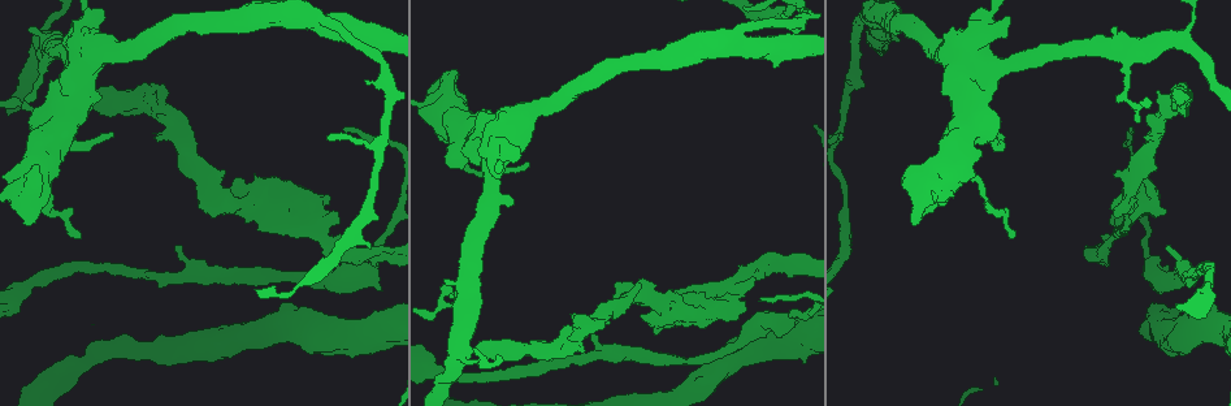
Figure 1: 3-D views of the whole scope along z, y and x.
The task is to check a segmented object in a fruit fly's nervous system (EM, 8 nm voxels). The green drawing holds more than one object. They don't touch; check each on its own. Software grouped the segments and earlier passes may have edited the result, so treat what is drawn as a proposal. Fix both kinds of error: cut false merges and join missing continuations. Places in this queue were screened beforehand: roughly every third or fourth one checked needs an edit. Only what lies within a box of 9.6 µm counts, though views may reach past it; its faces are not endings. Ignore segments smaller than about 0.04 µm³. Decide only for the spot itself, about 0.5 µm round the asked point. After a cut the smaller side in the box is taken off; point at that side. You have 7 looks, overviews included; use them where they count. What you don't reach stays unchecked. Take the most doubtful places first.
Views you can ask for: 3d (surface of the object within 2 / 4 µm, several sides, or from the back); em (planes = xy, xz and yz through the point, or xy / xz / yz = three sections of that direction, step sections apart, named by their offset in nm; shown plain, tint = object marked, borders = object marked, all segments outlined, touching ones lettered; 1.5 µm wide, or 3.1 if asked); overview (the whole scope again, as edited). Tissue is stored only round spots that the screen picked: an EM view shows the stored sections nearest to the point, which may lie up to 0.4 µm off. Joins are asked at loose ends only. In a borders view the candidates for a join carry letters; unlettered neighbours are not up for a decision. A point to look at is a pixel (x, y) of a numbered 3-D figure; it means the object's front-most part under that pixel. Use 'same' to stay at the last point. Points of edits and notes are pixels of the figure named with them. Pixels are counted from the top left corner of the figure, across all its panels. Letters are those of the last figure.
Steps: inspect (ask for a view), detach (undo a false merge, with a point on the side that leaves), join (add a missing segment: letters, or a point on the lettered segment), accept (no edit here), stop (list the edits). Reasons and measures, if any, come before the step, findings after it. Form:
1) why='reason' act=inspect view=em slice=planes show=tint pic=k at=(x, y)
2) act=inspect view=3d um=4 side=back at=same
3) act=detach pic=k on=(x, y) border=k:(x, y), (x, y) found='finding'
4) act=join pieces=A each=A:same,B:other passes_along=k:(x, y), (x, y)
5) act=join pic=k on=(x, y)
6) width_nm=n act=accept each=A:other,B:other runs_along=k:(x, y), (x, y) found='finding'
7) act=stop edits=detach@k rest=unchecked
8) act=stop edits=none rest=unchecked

why='branch stops here' act=inspect view=3d um=4 pic=1 at=(1180, 105)

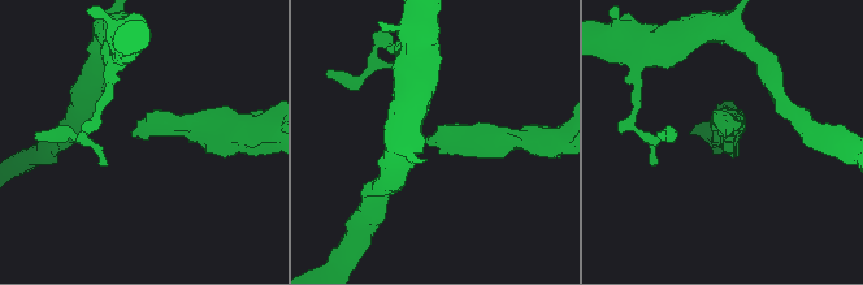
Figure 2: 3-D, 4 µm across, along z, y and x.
act=inspect view=em slice=planes show=plain pic=2 at=(728, 135)

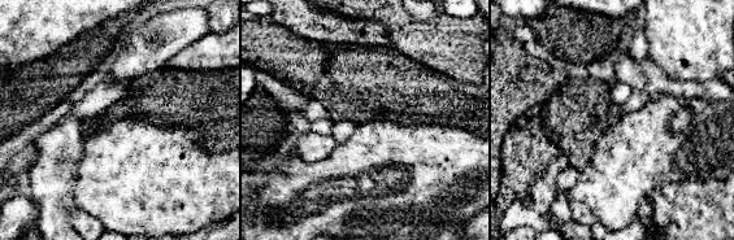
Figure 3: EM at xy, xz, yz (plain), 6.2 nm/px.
why='see the neighbours' act=inspect view=em slice=planes show=borders at=same

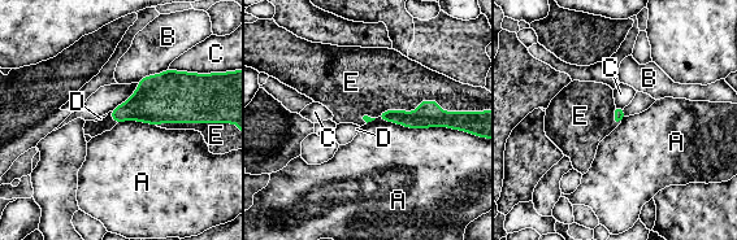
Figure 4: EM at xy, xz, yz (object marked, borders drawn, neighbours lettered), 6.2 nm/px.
act=join pieces=E each=A:other,B:other,C:other,D:other,E:same passes_along=4:(428, 116), (415, 112), (389, 81) found='it goes on there'

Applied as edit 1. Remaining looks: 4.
why='an open end' act=inspect view=em slice=yz step=4 show=tint pic=1 at=(201, 210)

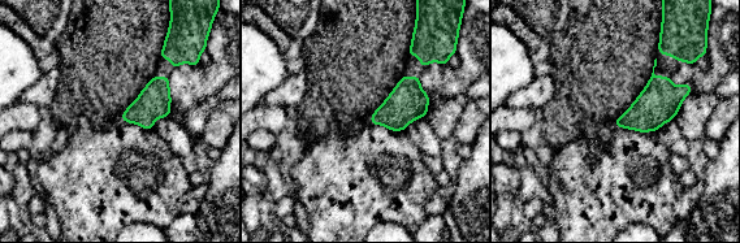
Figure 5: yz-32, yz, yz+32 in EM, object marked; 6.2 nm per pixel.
act=inspect view=em slice=planes show=borders at=same

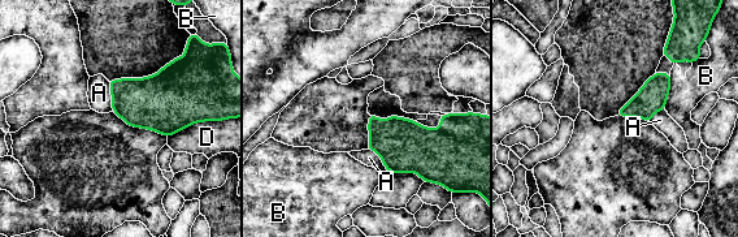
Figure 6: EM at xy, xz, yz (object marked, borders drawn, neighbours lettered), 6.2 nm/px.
longest_contact=D:240nm act=accept each=A:other,B:other,D:other found='no lettered segment goes on from it'

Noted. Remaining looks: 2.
why='tapers out' act=inspect view=3d um=4 side=back pic=1 at=(527, 162)

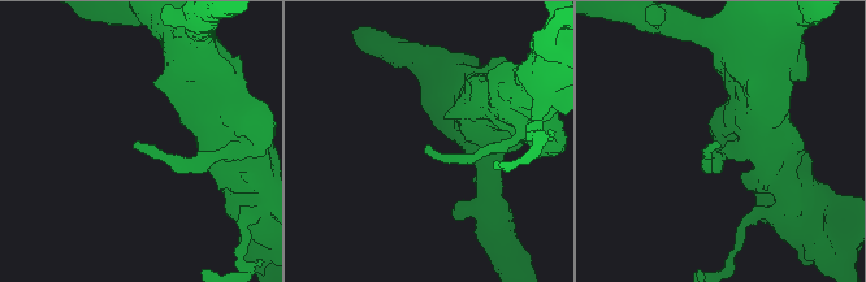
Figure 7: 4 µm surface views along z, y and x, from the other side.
act=inspect view=em slice=planes show=borders pic=7 at=(426, 148)

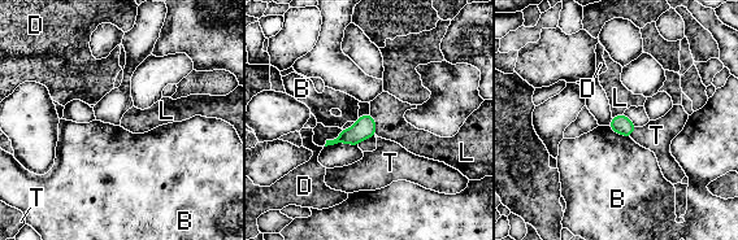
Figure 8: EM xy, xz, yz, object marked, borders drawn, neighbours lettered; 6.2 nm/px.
longest_contact=B:150nm act=accept each=B:other,D:other,L:other,T:other border=8:(369, 114), (374, 122), (376, 134) found='none of them fits'

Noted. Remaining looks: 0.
act=stop edits=join@4 rest=unchecked

